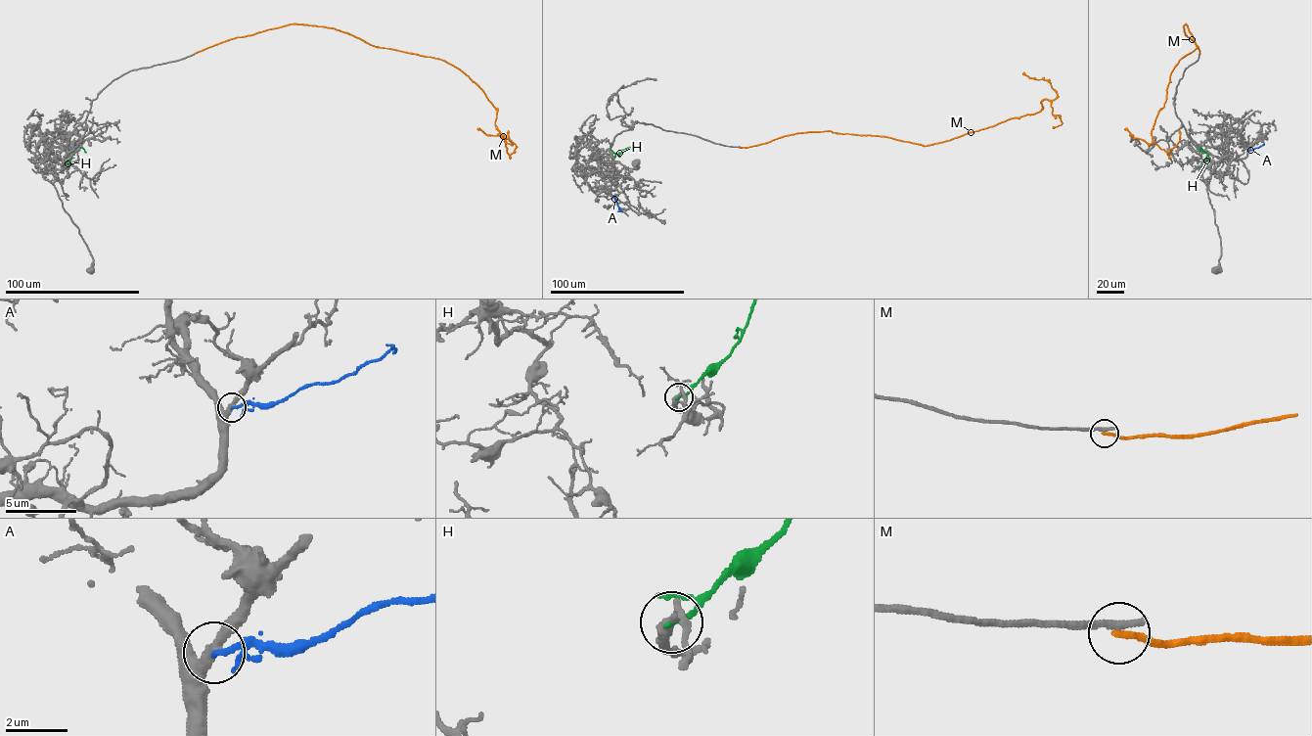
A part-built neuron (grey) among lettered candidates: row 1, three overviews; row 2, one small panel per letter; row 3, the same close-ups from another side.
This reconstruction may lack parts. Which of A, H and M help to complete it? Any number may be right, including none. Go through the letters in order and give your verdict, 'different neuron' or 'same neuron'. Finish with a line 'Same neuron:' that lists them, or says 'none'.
A: different neuron
H: different neuron
M: different neuron
Same neuron: none

